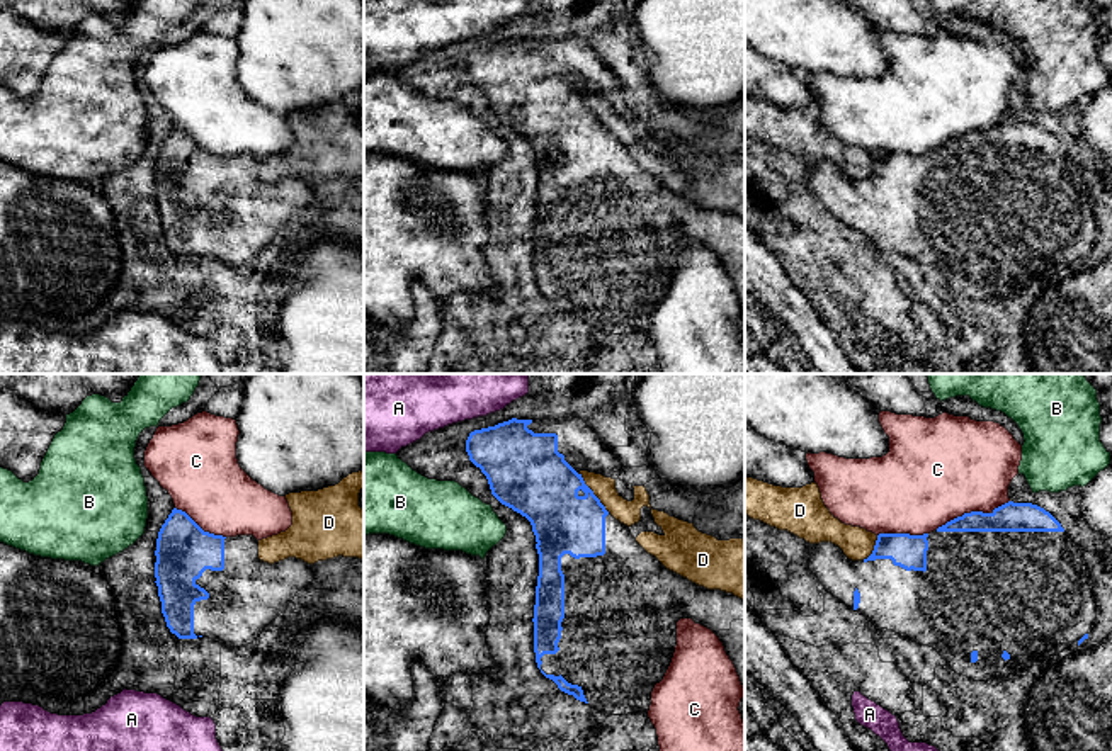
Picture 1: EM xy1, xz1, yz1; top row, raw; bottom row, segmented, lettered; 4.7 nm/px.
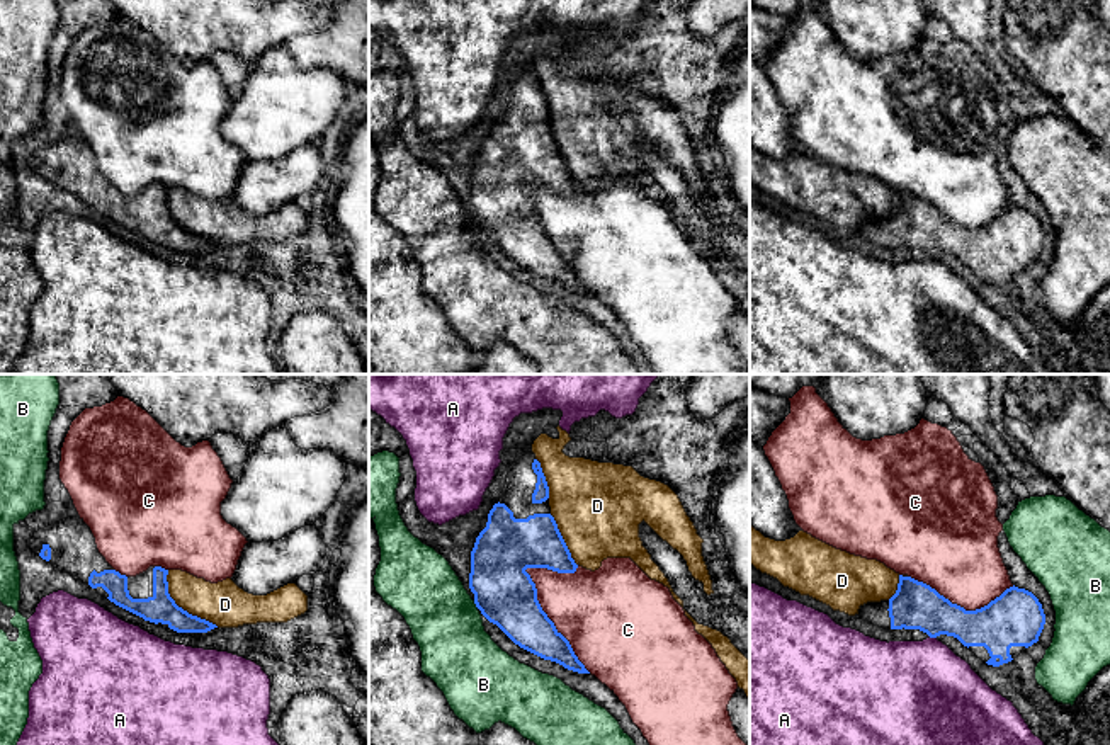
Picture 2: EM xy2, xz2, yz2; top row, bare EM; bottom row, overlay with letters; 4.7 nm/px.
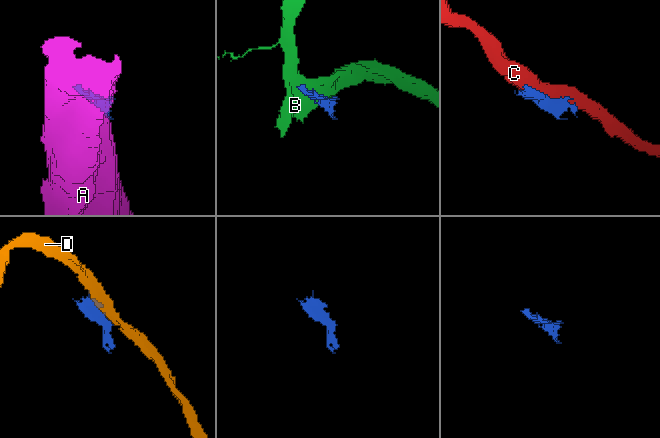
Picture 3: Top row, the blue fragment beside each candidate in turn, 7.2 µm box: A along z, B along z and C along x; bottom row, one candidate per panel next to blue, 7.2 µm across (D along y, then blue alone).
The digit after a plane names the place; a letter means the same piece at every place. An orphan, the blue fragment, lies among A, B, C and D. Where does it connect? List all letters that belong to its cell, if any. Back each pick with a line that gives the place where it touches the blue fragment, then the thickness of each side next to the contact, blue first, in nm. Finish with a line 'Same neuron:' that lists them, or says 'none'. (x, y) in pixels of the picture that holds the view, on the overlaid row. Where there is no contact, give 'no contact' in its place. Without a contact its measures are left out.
Same neuron: none

